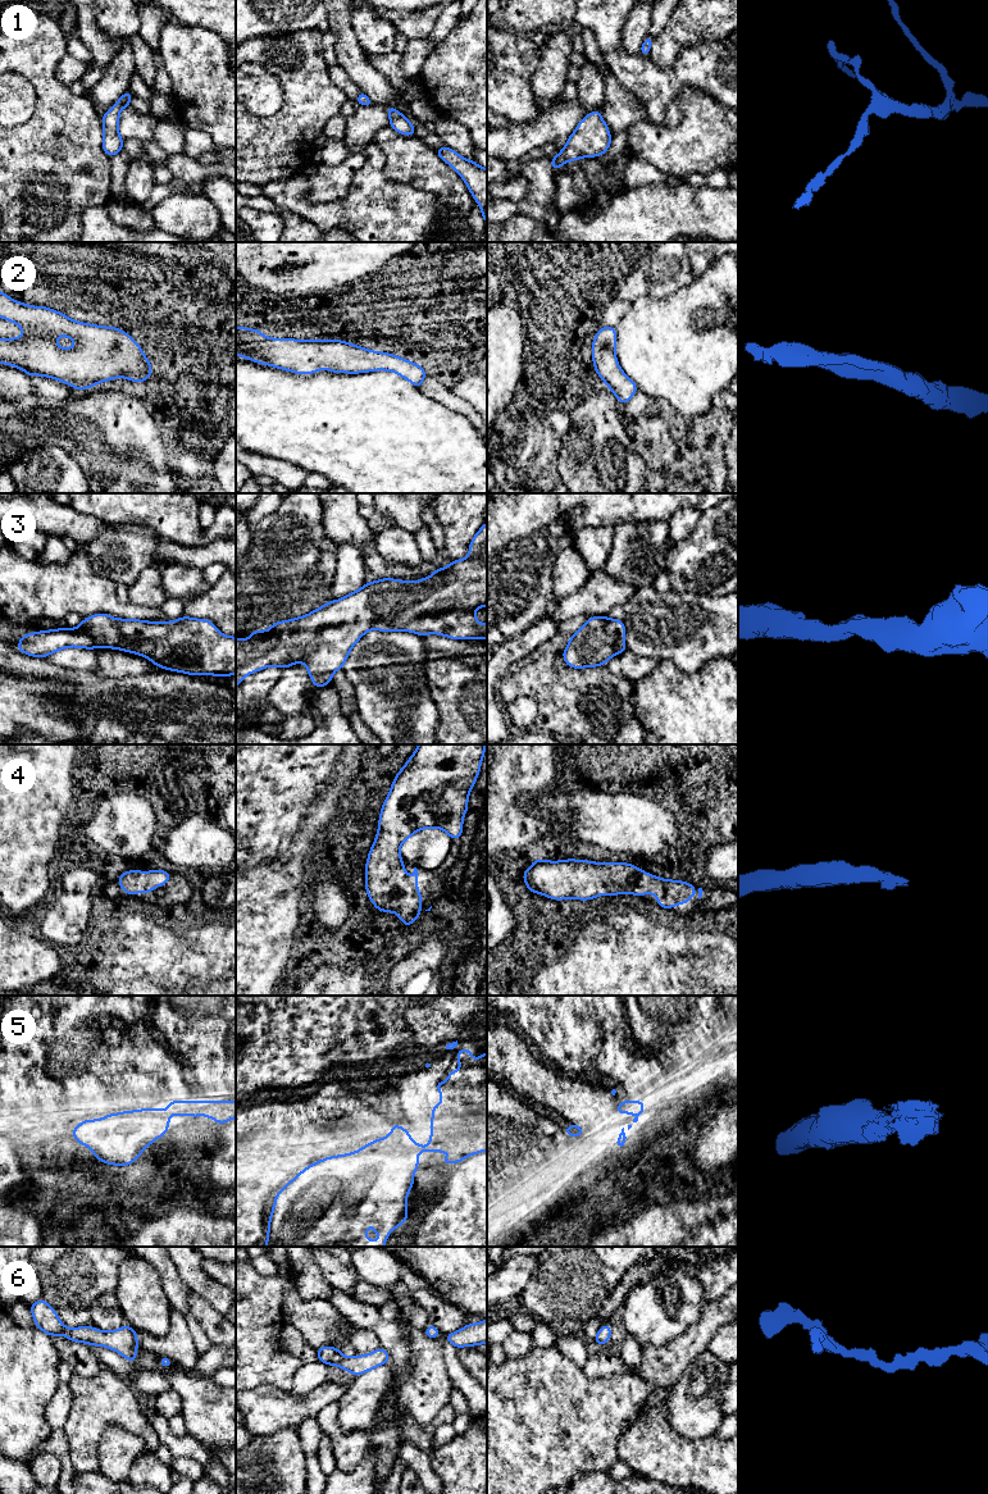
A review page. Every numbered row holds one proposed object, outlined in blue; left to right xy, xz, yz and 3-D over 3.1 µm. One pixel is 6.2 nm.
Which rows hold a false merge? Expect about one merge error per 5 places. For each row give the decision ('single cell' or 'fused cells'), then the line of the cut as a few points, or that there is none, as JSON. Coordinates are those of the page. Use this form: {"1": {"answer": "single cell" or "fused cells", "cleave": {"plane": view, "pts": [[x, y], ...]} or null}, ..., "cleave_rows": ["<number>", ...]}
{"1": {"answer": "single cell", "cleave": null}, "2": {"answer": "single cell", "cleave": null}, "3": {"answer": "single cell", "cleave": null}, "4": {"answer": "single cell", "cleave": null}, "5": {"answer": "single cell", "cleave": null}, "6": {"answer": "single cell", "cleave": null}, "cleave_rows": []}

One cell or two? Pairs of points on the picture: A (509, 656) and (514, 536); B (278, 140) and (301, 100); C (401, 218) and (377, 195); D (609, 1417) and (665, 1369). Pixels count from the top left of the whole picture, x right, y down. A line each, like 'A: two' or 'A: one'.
A: two
B: one
C: one
D: two

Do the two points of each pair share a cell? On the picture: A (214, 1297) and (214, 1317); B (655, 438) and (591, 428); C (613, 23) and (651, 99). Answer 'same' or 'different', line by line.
A: different
B: different
C: same

